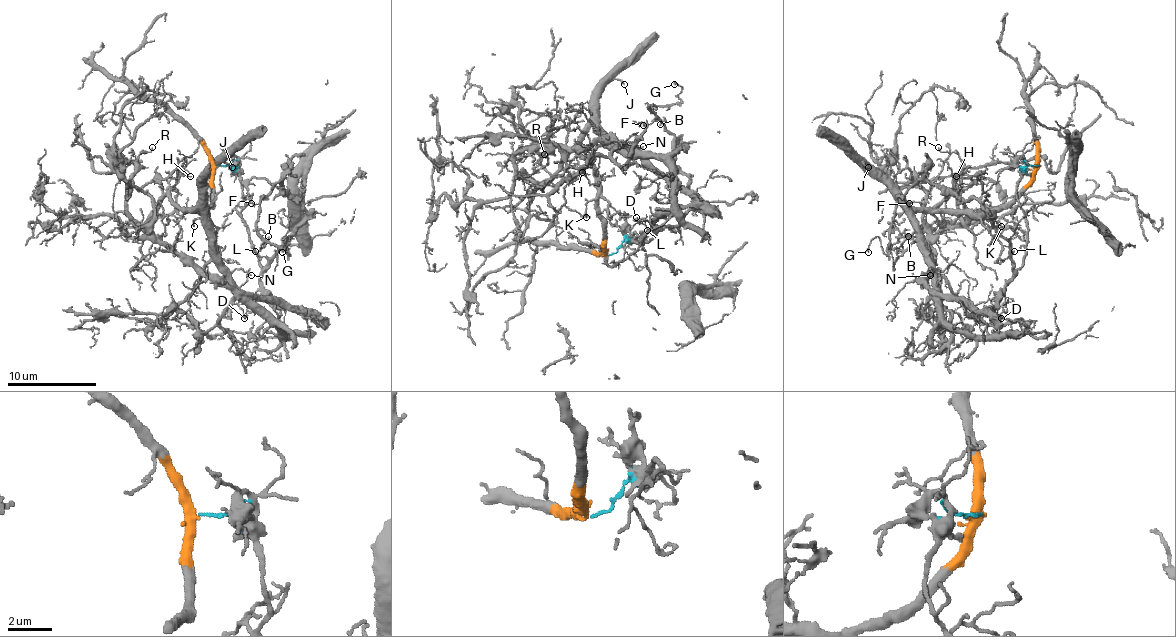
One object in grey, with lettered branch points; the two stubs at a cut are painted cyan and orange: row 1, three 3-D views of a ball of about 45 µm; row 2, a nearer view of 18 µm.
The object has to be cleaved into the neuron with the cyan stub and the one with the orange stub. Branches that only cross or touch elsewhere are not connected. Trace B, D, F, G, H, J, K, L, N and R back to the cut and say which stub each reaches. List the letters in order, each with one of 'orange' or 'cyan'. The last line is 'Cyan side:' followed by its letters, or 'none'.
B: cyan
D: cyan
F: cyan
G: cyan
H: orange
J: orange
K: orange
L: cyan
N: orange
R: orange
Cyan side: B, D, F, G, L

